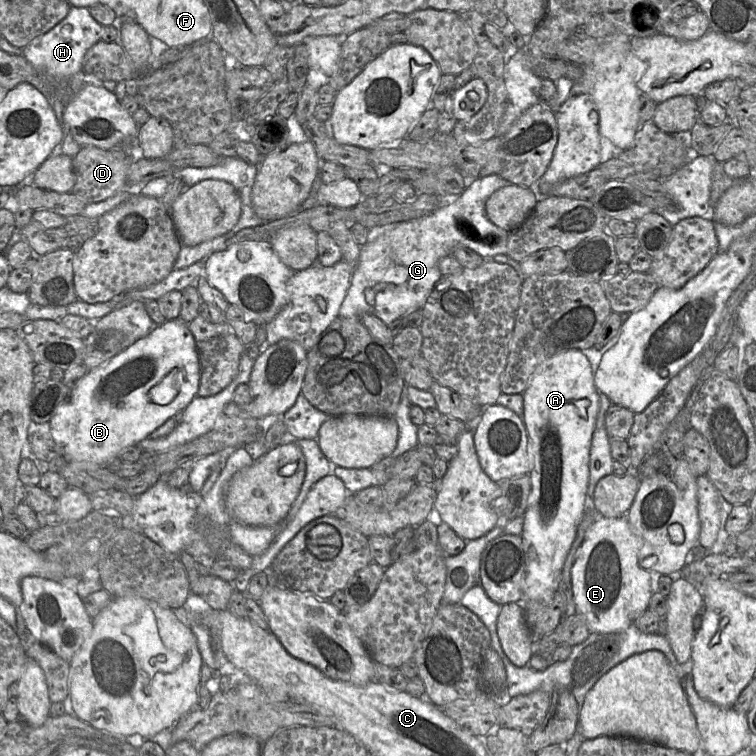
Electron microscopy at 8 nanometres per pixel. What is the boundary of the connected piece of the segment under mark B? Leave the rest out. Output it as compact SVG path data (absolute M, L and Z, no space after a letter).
M176 319L154 326L146 336L136 340L105 364L89 370L57 408L49 426L53 440L62 449L63 461L105 466L124 448L137 445L168 419L179 417L197 396L200 375L200 357L188 325Z

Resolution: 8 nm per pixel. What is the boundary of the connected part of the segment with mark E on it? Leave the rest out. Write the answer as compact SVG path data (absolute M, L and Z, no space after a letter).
M597 517L595 522L591 525L587 531L584 541L581 545L579 552L577 553L577 558L572 568L572 592L573 598L576 605L577 614L581 614L587 621L588 627L591 633L614 633L626 630L631 625L635 624L637 619L648 609L650 599L653 595L651 590L651 571L644 569L639 563L639 553L642 548L643 542L632 530L627 518L617 517L617 518L606 518Z

